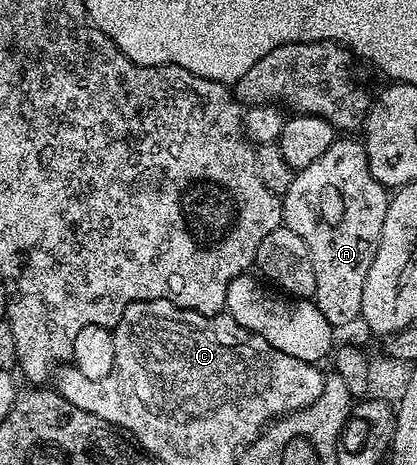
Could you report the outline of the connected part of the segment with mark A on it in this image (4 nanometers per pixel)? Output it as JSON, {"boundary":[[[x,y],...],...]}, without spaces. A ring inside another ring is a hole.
{"boundary":[[[352,136],[341,137],[310,168],[295,171],[290,188],[282,196],[284,204],[283,224],[262,240],[256,253],[255,267],[266,280],[274,282],[285,295],[311,299],[326,316],[333,328],[348,326],[357,321],[362,312],[362,288],[366,284],[366,272],[376,255],[378,240],[382,236],[382,220],[386,220],[389,191],[370,172],[363,141]]]}

